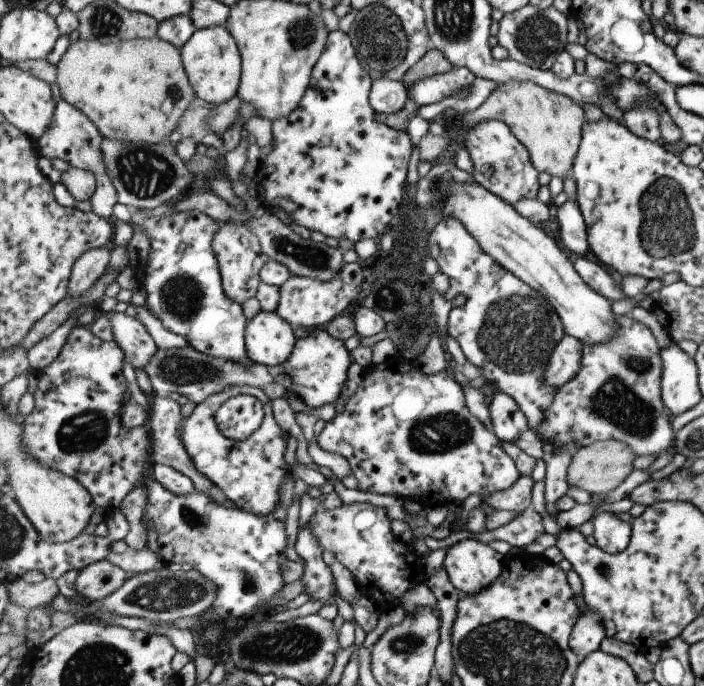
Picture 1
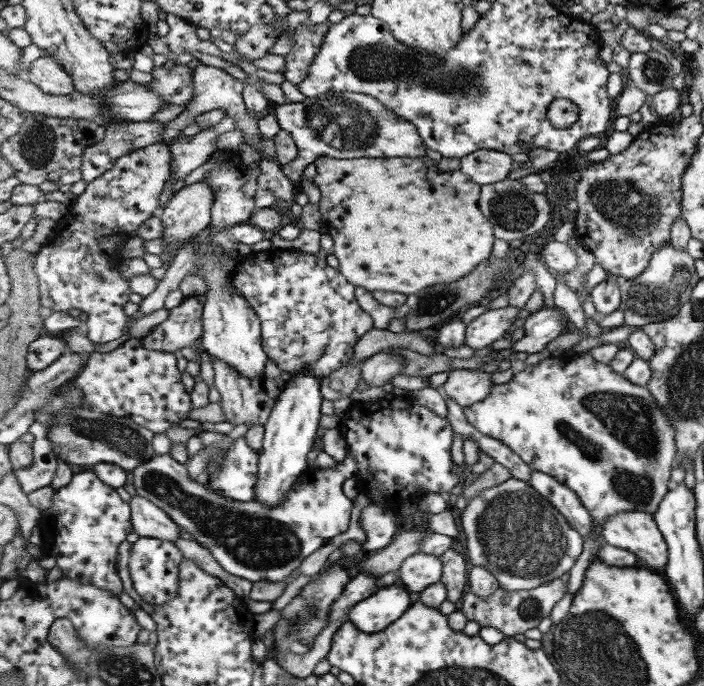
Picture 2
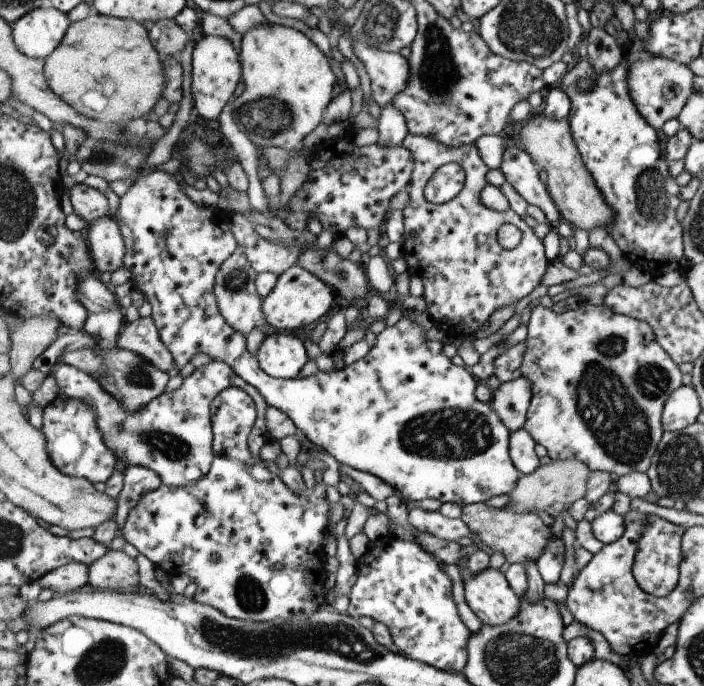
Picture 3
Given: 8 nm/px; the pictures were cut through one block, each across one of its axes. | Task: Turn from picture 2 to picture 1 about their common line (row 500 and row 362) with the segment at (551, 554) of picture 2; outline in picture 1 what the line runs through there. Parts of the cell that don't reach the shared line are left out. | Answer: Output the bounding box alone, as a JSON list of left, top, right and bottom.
[427,217,567,433]

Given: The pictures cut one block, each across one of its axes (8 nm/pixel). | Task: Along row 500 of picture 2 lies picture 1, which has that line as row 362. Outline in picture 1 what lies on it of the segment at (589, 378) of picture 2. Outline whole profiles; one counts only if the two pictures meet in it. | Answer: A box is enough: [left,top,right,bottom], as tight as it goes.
[537,314,673,456]

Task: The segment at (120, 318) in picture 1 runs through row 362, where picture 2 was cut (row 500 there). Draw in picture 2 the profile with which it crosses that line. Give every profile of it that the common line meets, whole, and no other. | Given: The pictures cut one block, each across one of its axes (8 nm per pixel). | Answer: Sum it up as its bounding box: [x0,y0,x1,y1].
[129,495,181,541]

